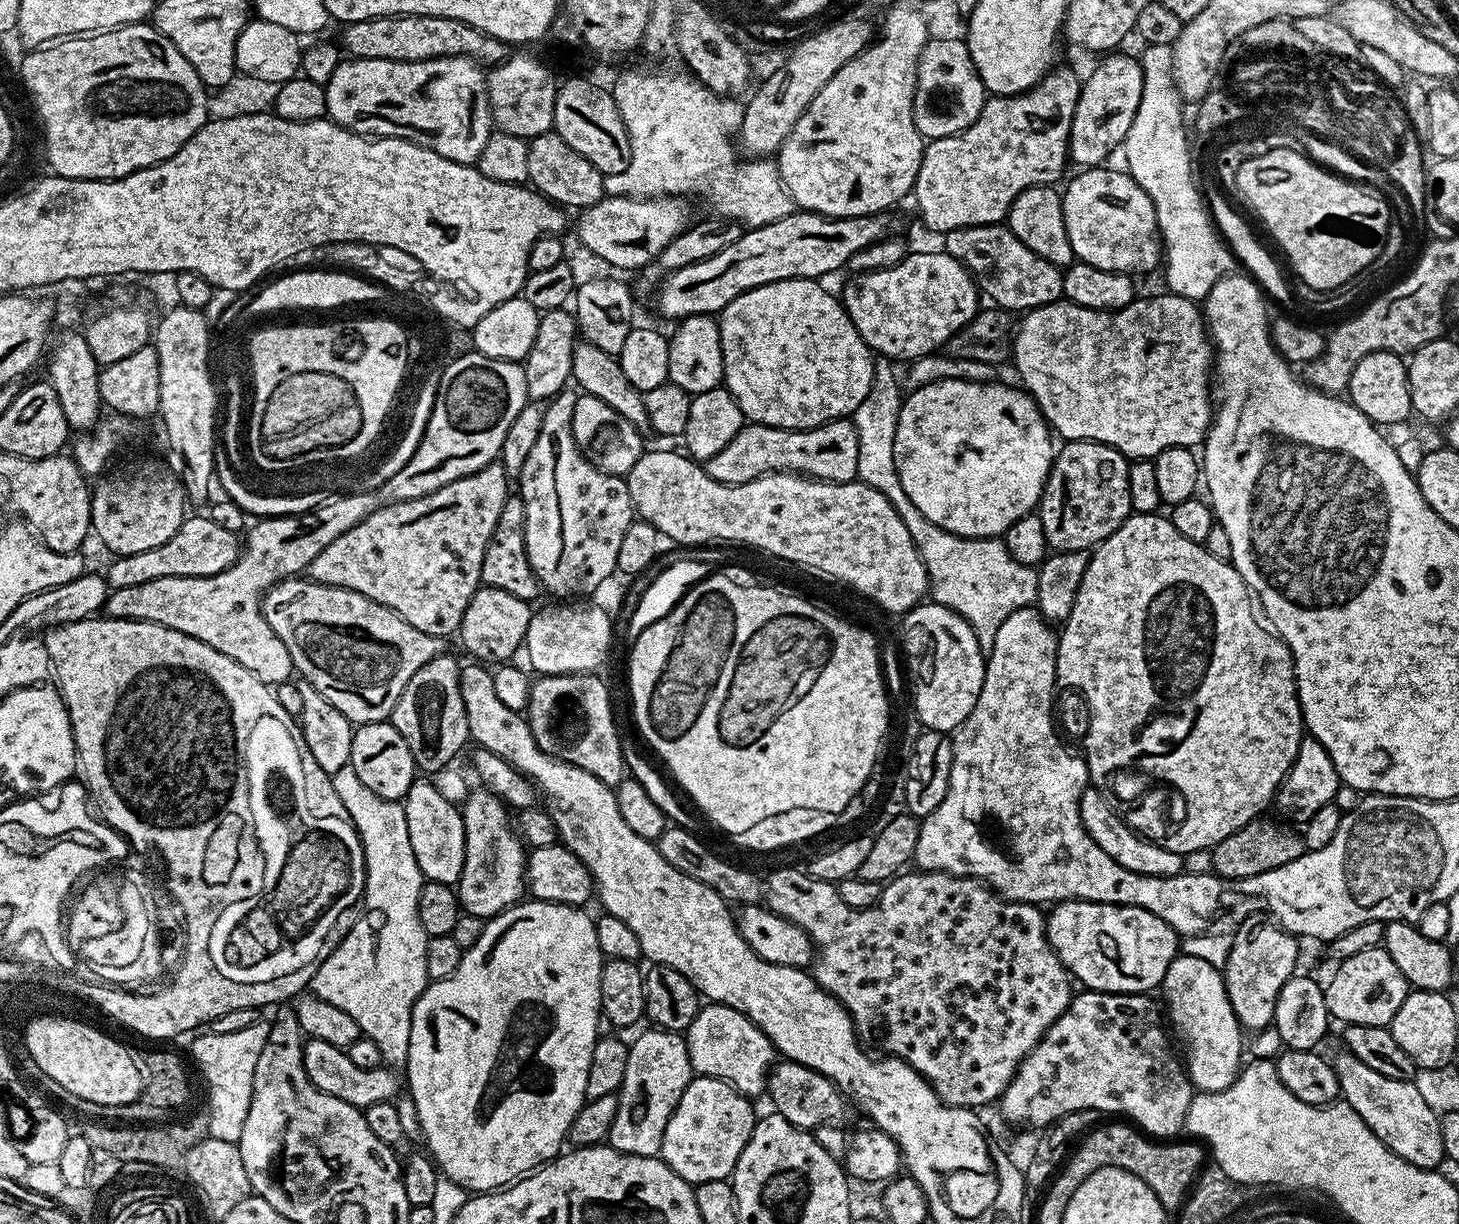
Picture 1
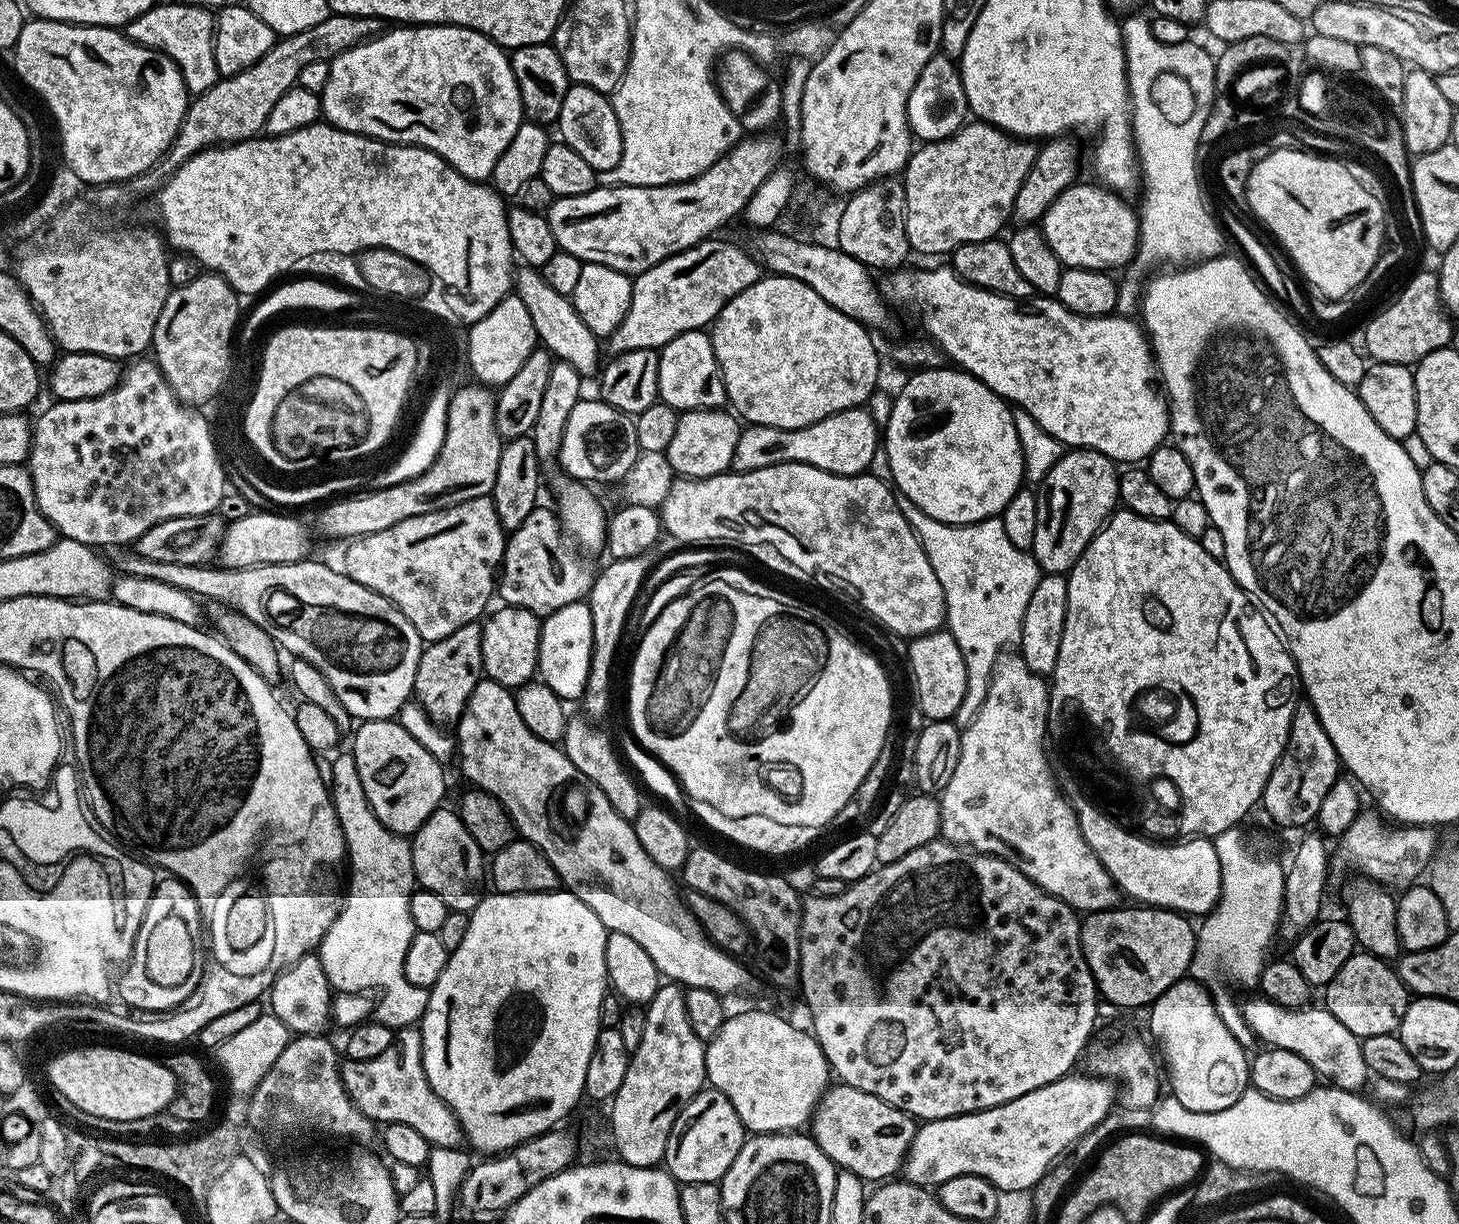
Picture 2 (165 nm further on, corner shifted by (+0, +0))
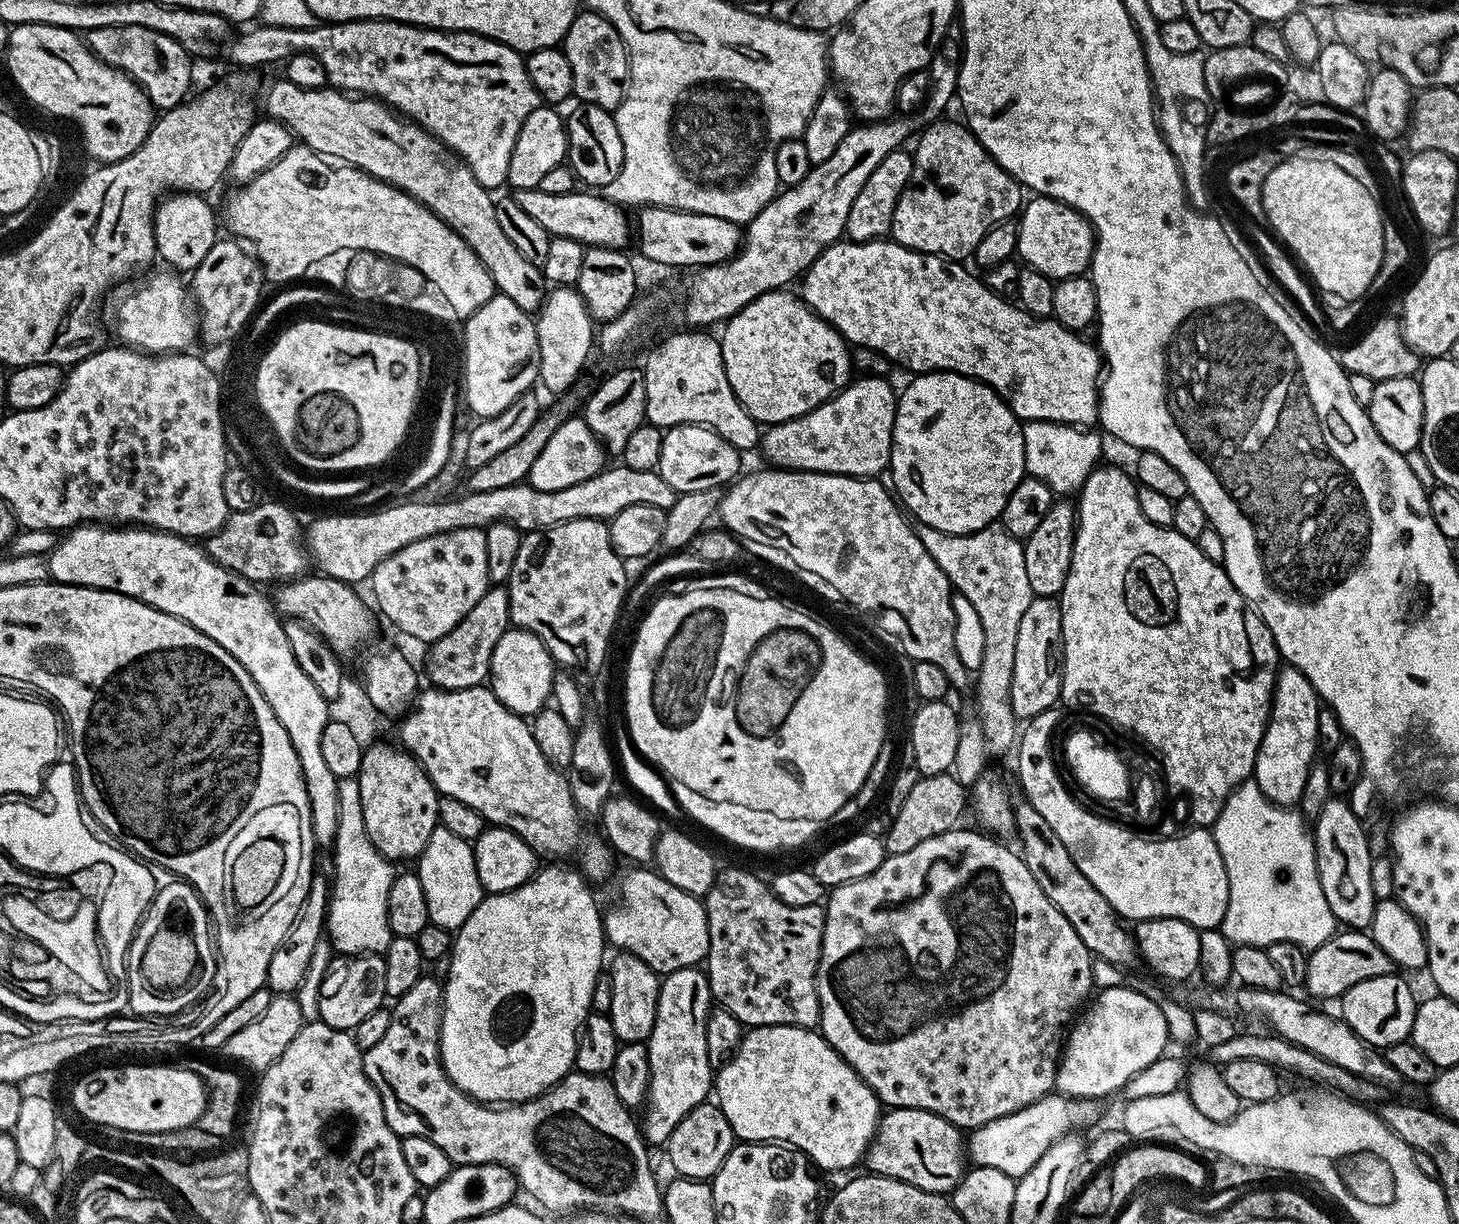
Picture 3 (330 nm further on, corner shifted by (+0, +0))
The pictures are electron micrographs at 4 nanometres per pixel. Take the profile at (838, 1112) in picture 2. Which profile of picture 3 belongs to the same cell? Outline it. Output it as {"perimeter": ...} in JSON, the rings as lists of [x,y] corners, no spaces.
{"perimeter":[[[894,1108],[880,1117],[867,1164],[867,1171],[877,1176],[901,1180],[910,1186],[918,1186],[918,1190],[950,1194],[966,1171],[966,1136],[946,1118],[933,1112]]]}

